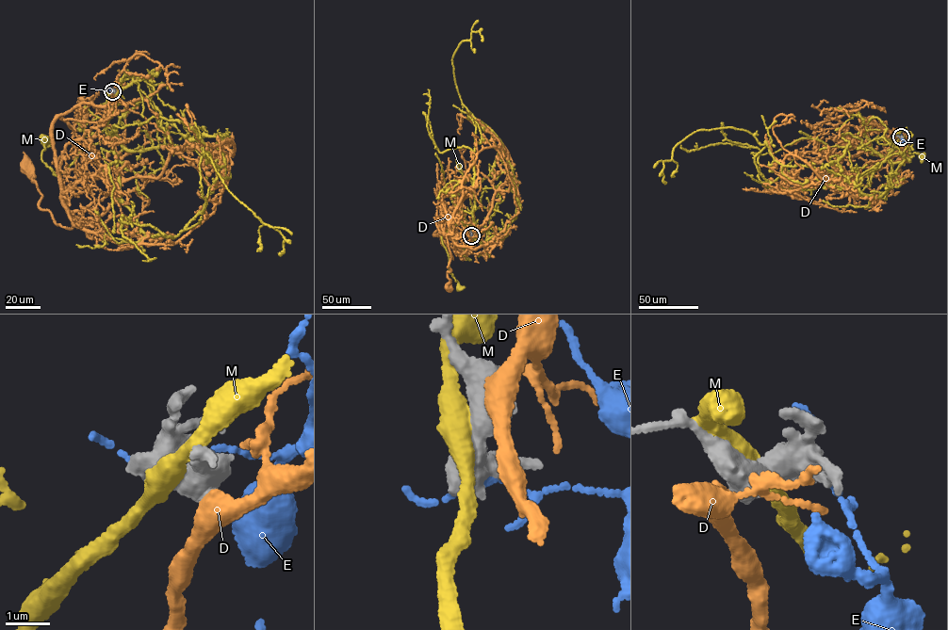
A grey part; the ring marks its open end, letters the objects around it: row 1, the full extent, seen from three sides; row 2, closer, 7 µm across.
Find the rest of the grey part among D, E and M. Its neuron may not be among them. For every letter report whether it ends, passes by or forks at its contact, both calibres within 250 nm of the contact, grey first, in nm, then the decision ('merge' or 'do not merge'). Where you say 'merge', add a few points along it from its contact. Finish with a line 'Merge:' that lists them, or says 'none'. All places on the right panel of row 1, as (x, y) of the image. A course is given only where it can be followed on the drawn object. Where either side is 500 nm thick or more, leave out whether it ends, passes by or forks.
D: calibres 550 and 440 nm; do not merge
E: it passes by; calibres 480 and 110 nm; do not merge
M: calibres 550 and 440 nm; do not merge
Merge: none

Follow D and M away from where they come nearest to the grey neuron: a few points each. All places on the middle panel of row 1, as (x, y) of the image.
D: (471, 234), (471, 248), (460, 253), (433, 234), (449, 231), (452, 234), (446, 237), (450, 257), (449, 287)
M: (471, 234), (471, 239), (470, 230), (459, 224), (441, 237), (449, 256), (449, 271), (459, 288)

